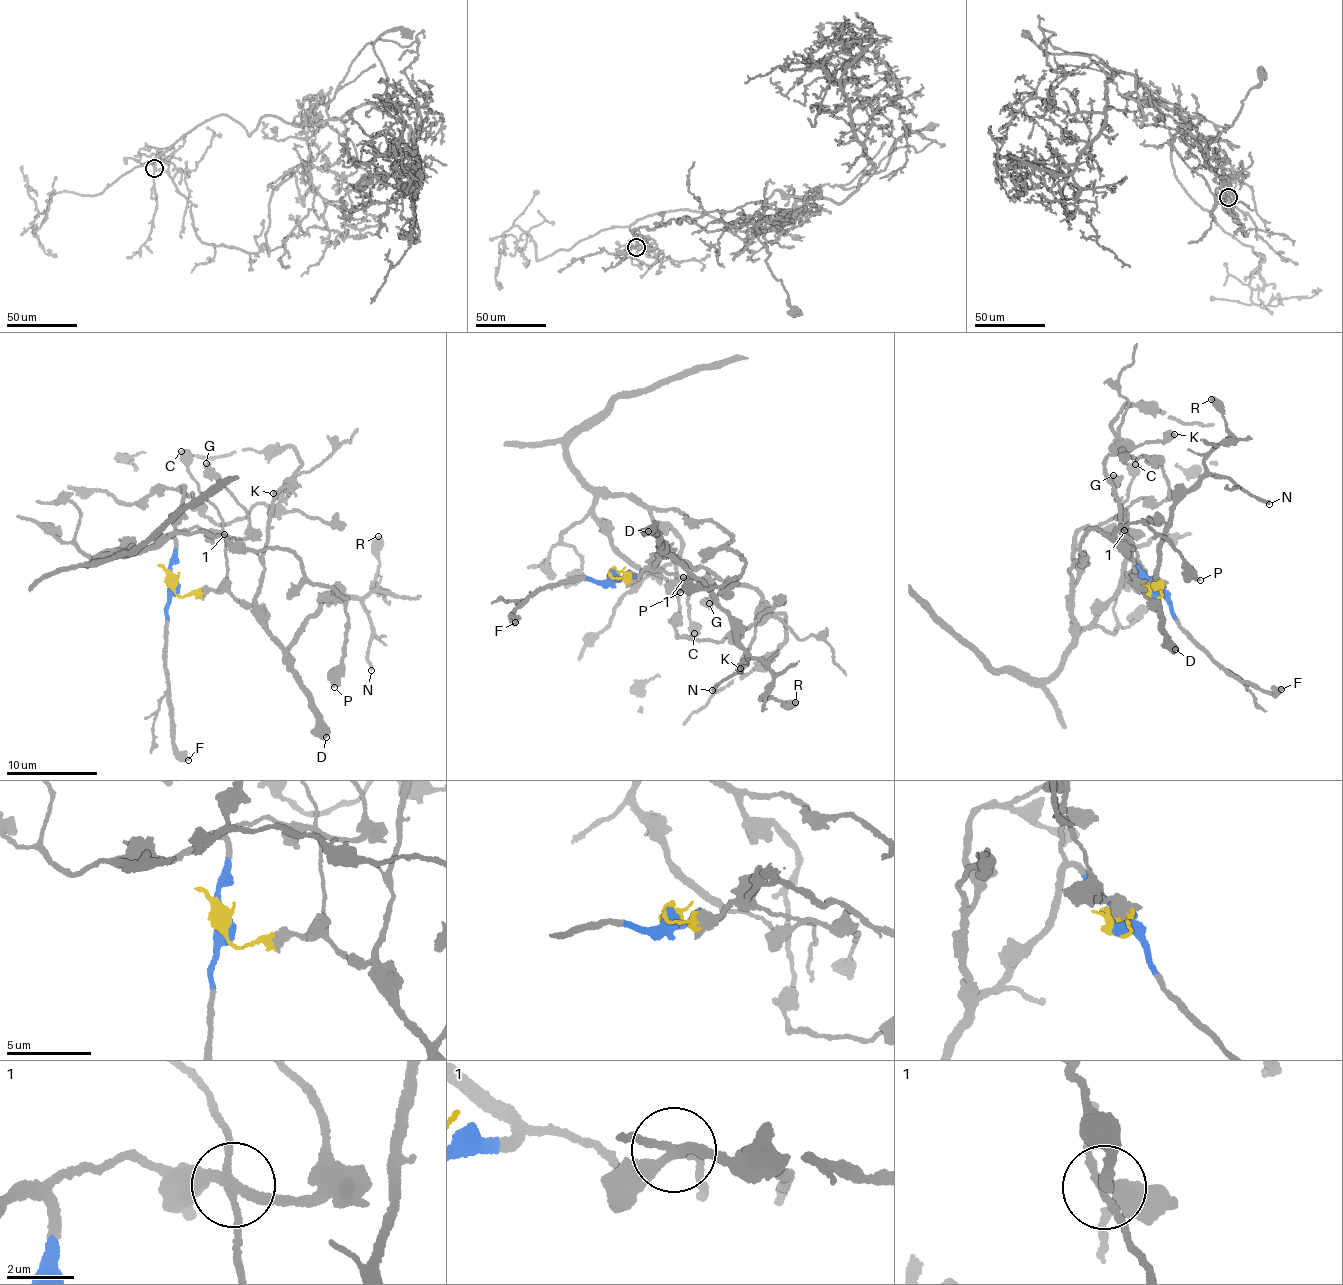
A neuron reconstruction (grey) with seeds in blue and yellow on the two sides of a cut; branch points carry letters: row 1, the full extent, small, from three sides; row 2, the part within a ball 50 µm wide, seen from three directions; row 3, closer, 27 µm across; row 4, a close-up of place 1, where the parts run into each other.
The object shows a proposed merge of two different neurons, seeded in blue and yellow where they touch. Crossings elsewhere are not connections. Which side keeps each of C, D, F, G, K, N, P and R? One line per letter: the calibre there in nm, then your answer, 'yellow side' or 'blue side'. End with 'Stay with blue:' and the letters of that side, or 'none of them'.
C: calibre 650 nm; yellow side
D: calibre 700 nm; yellow side
F: calibre 360 nm; blue side
G: calibre 550 nm; blue side
K: calibre 500 nm; yellow side
N: calibre 240 nm; yellow side
P: calibre 420 nm; blue side
R: calibre 650 nm; yellow side
Stay with blue: F, G, P

